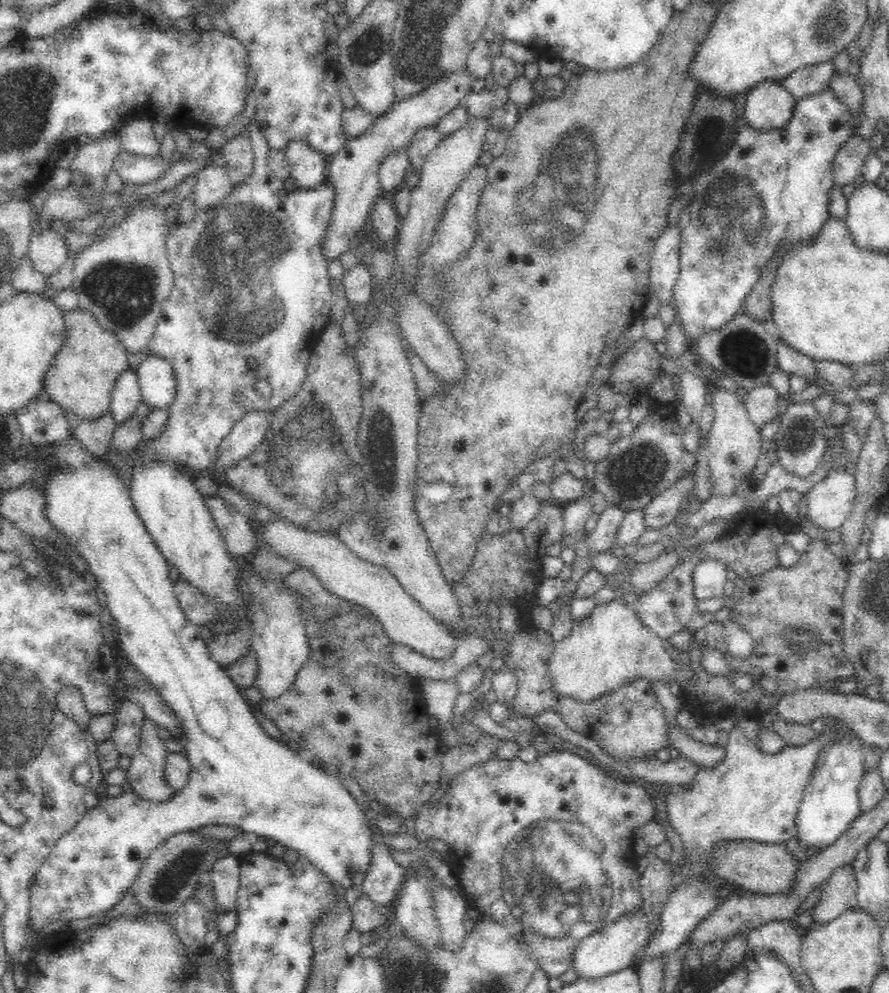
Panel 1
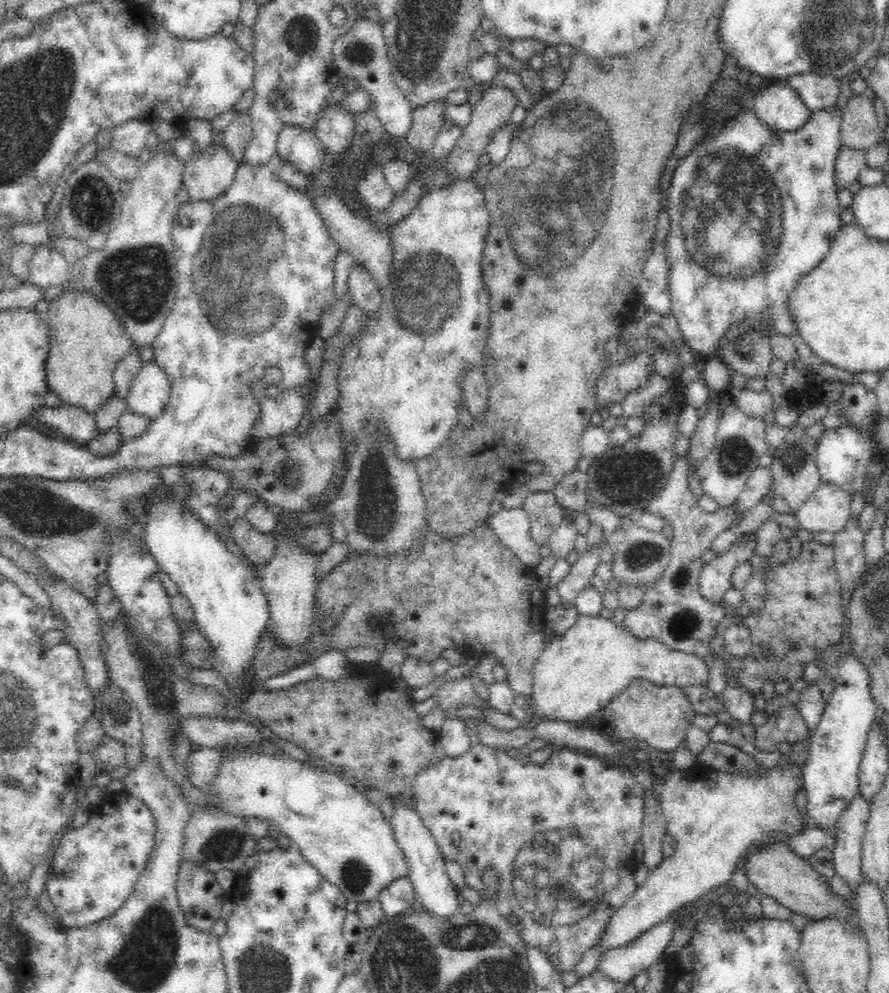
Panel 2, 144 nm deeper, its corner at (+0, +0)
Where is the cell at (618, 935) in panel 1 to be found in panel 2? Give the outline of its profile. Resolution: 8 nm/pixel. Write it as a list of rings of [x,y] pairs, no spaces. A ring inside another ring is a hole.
[[[798,762],[794,768],[778,770],[766,770],[760,766],[758,774],[714,770],[690,780],[686,794],[680,800],[678,796],[674,798],[674,788],[660,788],[658,800],[662,802],[668,834],[678,840],[676,854],[664,858],[656,868],[652,868],[648,880],[612,914],[606,930],[596,940],[596,944],[602,944],[600,952],[604,954],[606,950],[632,942],[642,932],[664,922],[678,908],[686,908],[702,894],[726,884],[734,874],[738,858],[762,834],[776,834],[778,830],[778,838],[784,842],[788,840],[786,836],[780,836],[784,830],[800,834],[806,824],[794,806],[794,792],[802,782],[798,780],[802,770],[802,764]]]

